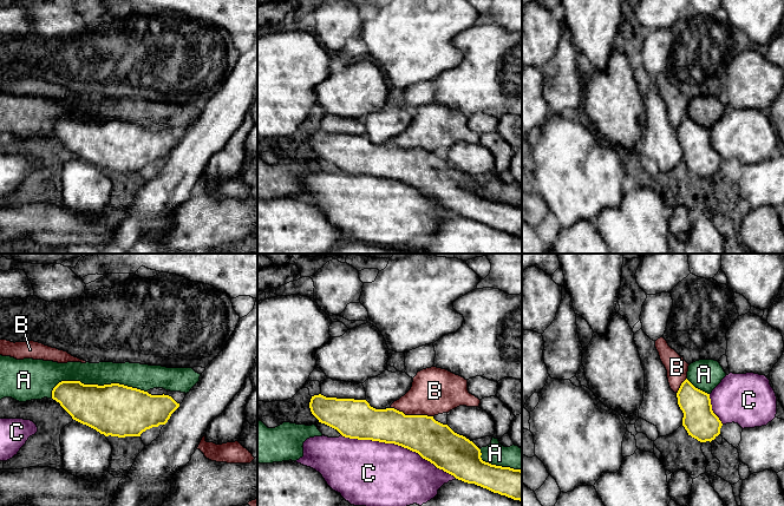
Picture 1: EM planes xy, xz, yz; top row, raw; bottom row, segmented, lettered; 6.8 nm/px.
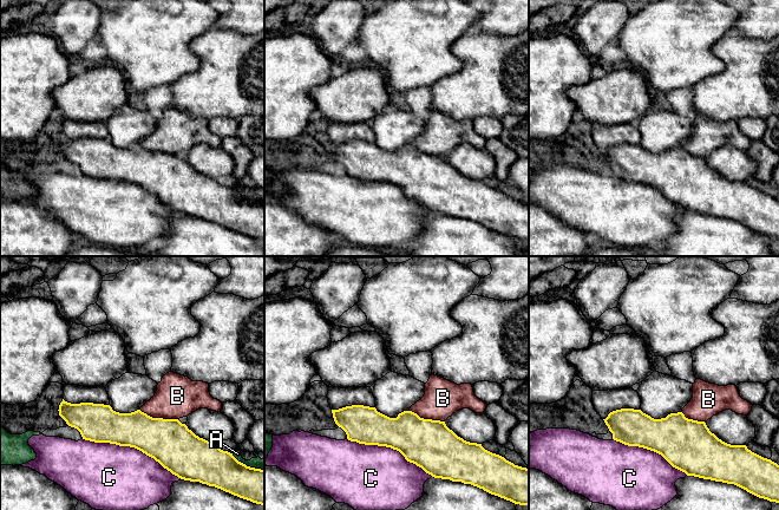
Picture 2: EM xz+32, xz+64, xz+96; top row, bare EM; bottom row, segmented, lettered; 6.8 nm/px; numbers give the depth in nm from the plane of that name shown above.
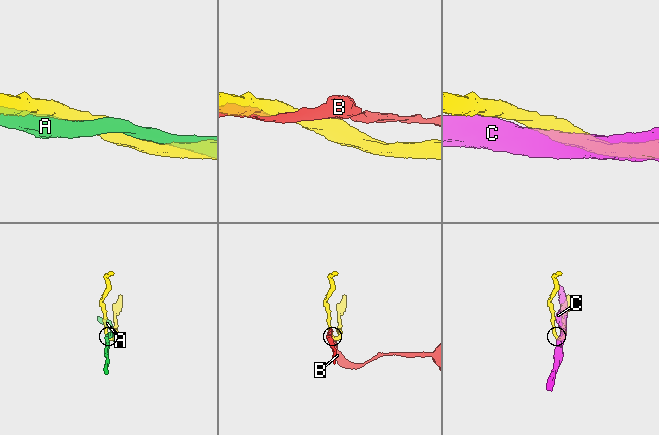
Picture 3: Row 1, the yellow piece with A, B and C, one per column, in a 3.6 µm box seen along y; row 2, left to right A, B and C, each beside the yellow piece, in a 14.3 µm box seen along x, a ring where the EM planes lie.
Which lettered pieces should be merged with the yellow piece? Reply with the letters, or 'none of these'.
none of these

